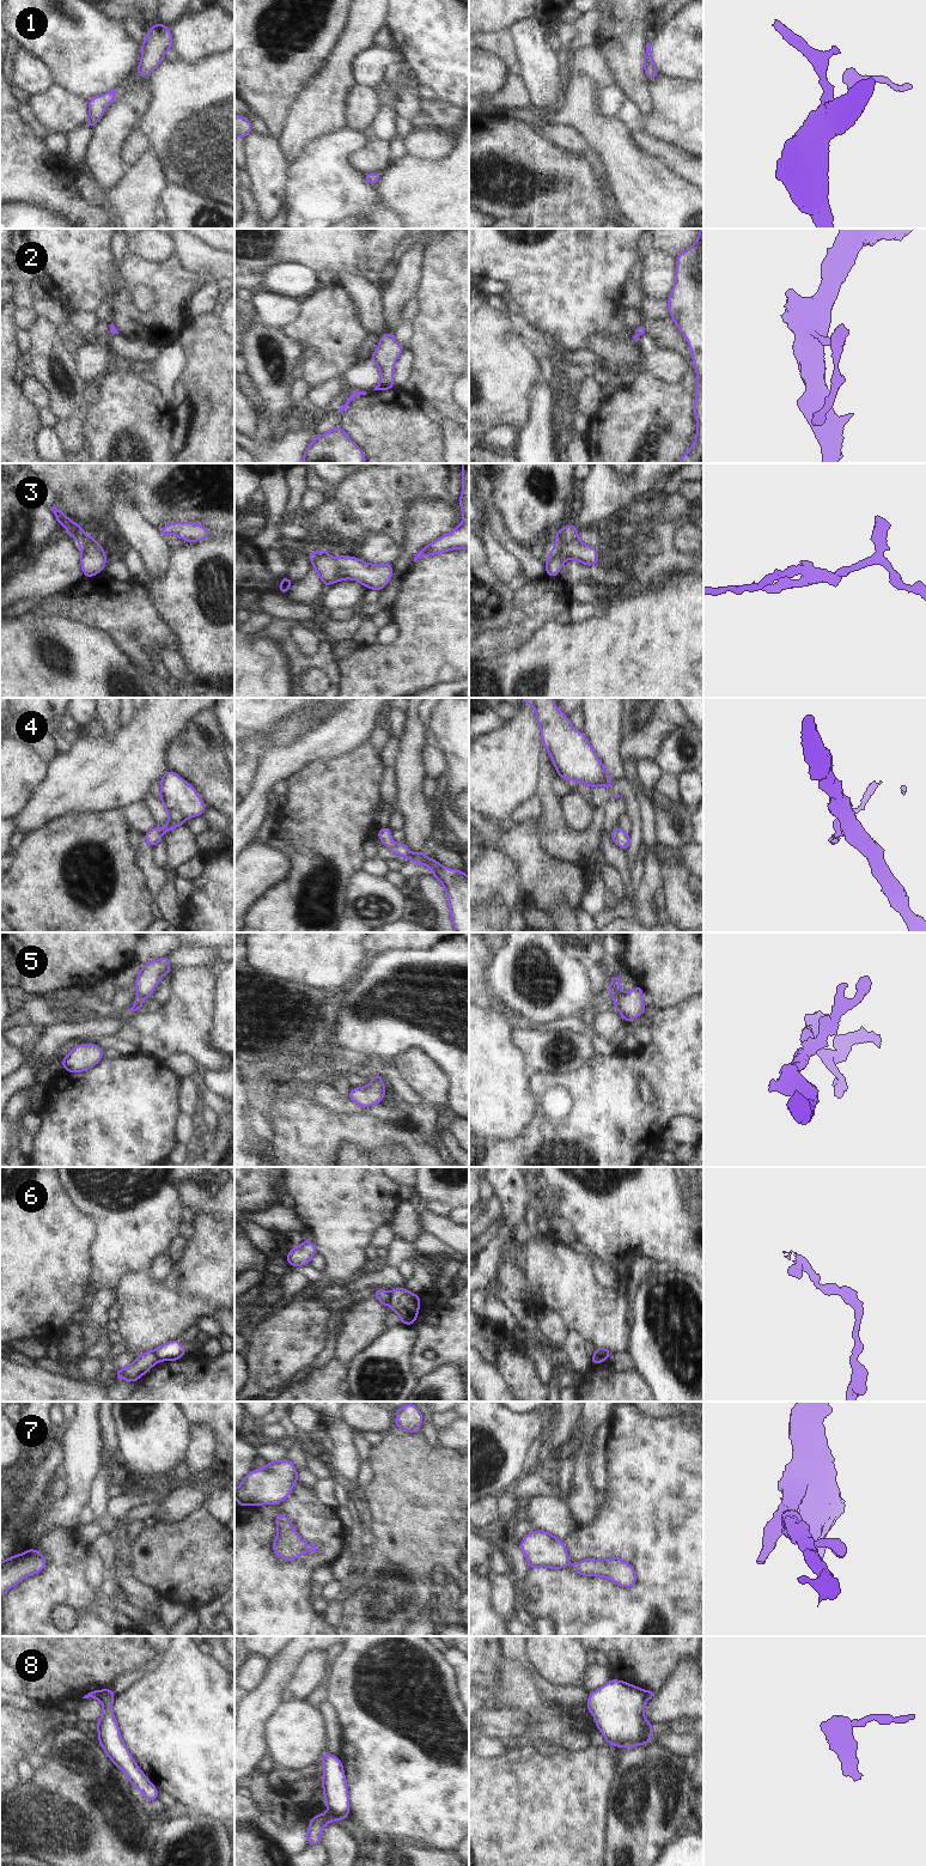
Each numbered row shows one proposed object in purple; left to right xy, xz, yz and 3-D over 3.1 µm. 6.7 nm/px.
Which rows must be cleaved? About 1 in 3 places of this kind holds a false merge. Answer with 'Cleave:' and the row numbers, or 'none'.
Cleave: 6, 8

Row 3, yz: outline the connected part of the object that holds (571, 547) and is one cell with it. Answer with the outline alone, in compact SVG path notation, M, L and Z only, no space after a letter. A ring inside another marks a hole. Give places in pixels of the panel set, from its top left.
M568 524L555 534L556 542L546 561L546 573L548 576L558 577L562 565L568 559L575 559L587 566L598 564L597 548L580 541L578 530L573 524Z

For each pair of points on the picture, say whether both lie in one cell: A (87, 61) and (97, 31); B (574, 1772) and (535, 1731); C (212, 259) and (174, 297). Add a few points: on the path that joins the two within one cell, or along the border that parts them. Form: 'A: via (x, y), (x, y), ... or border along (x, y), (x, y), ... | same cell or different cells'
A: via (87, 54), (87, 41), (90, 38) | same cell
B: border along (564, 1748), (560, 1751) | different cells
C: border along (176, 255), (184, 268), (201, 278) | different cells

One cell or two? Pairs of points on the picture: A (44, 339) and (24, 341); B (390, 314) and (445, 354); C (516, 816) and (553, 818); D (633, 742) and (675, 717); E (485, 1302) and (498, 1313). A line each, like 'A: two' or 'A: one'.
A: two
B: two
C: two
D: one
E: one

